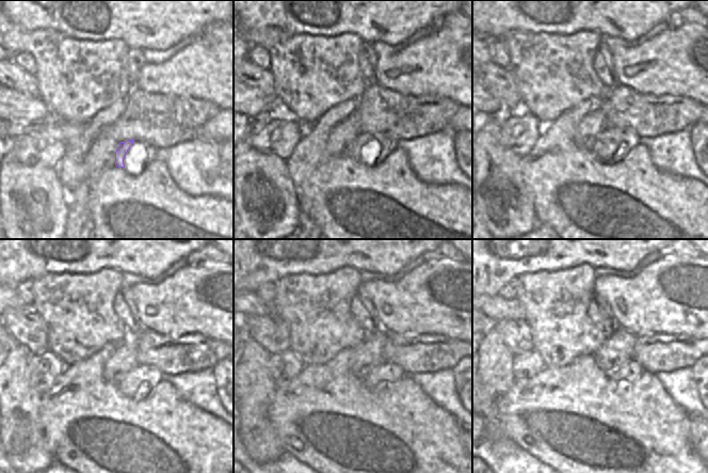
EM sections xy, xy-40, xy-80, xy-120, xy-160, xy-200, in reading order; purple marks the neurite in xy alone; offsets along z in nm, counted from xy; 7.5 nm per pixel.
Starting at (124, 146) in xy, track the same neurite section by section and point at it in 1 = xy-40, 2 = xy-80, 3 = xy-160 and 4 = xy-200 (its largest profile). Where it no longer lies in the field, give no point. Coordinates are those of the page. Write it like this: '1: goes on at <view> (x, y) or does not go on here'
1: goes on at xy-40 (361, 150)
2: goes on at xy-80 (605, 146)
3: goes on at xy-160 (388, 372)
4: goes on at xy-200 (630, 371)

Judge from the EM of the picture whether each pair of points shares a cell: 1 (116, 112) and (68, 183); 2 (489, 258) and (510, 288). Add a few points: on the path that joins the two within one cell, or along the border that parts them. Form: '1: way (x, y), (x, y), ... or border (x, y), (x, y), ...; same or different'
1: way (97, 126), (76, 150), (71, 163); same
2: border (515, 278), (510, 280), (497, 294); different

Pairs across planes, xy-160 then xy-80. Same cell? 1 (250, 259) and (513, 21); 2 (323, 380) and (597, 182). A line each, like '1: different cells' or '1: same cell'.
1: same cell
2: same cell

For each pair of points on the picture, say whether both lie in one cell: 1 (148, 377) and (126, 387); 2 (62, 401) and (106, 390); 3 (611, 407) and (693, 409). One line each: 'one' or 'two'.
1: one
2: one
3: two

